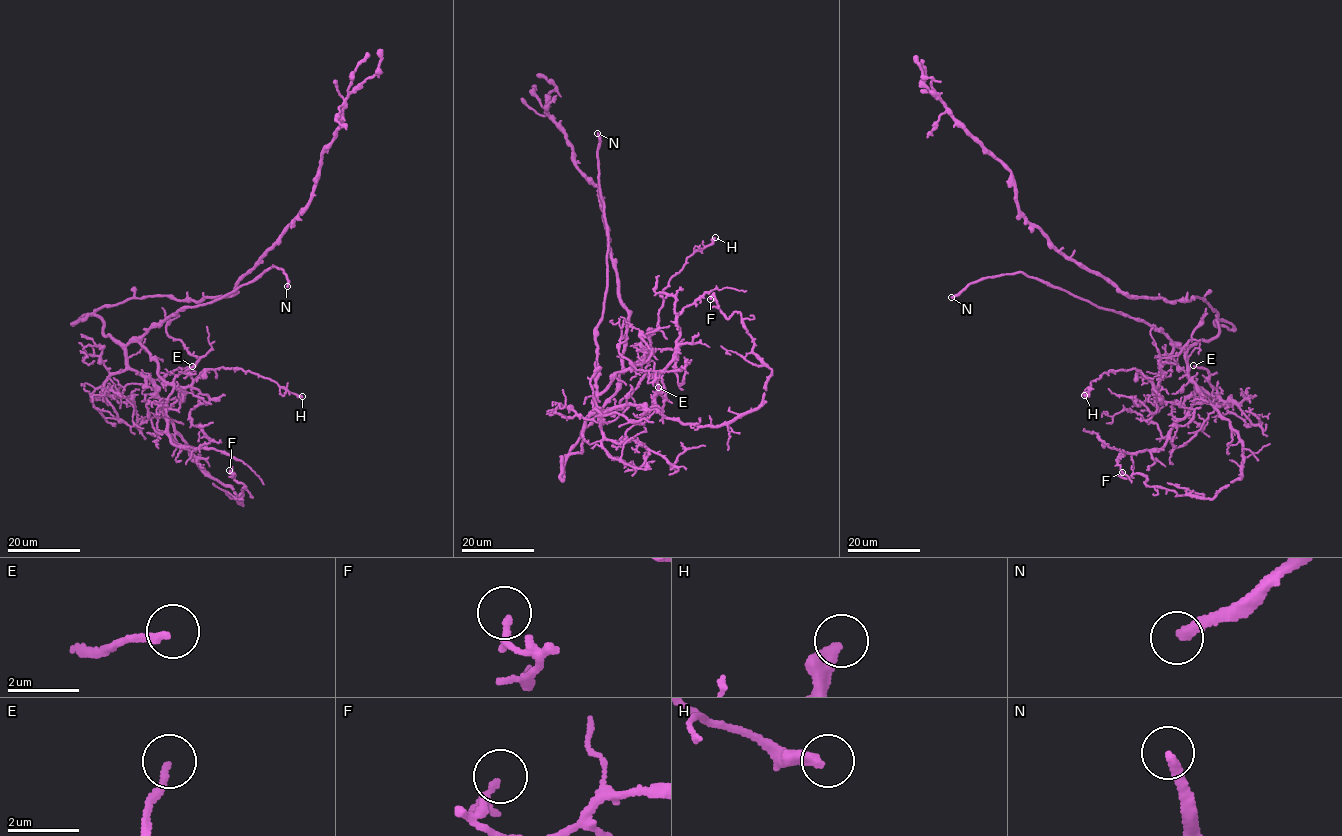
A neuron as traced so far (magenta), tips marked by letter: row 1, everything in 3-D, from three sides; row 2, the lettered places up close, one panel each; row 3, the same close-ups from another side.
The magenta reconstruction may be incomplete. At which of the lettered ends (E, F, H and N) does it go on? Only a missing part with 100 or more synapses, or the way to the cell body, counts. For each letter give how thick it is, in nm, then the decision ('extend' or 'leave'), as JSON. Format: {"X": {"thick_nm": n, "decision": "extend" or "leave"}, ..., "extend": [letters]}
{"E": {"thick_nm": 180, "decision": "leave"}, "F": {"thick_nm": 170, "decision": "leave"}, "H": {"thick_nm": 360, "decision": "leave"}, "N": {"thick_nm": 280, "decision": "extend"}, "extend": ["N"]}

